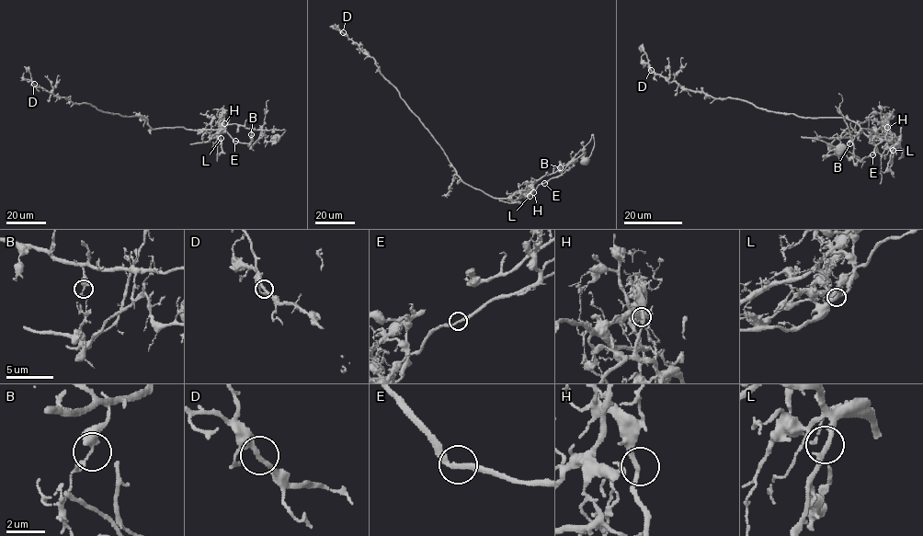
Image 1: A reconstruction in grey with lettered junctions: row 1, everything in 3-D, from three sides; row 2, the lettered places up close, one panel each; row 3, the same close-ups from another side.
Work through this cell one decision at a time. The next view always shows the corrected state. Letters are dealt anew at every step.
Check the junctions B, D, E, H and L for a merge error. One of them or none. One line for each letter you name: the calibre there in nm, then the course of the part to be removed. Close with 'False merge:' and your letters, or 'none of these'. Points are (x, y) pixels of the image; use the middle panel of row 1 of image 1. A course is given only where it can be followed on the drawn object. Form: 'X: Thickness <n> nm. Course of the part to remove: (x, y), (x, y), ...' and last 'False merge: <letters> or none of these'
B: Thickness 320 nm. Course of the part to remove: (560, 166), (559, 176), (540, 184), (524, 201), (508, 203), (499, 199)
False merge: B

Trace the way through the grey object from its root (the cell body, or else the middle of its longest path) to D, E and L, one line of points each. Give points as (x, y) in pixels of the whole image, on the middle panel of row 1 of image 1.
D: (586, 160), (592, 135), (565, 165), (522, 191), (495, 198), (472, 188), (376, 61), (343, 32)
E: (586, 160), (593, 149), (592, 135), (559, 176), (544, 183)
L: (586, 160), (593, 149), (592, 135), (565, 165), (533, 182), (533, 192), (529, 196)

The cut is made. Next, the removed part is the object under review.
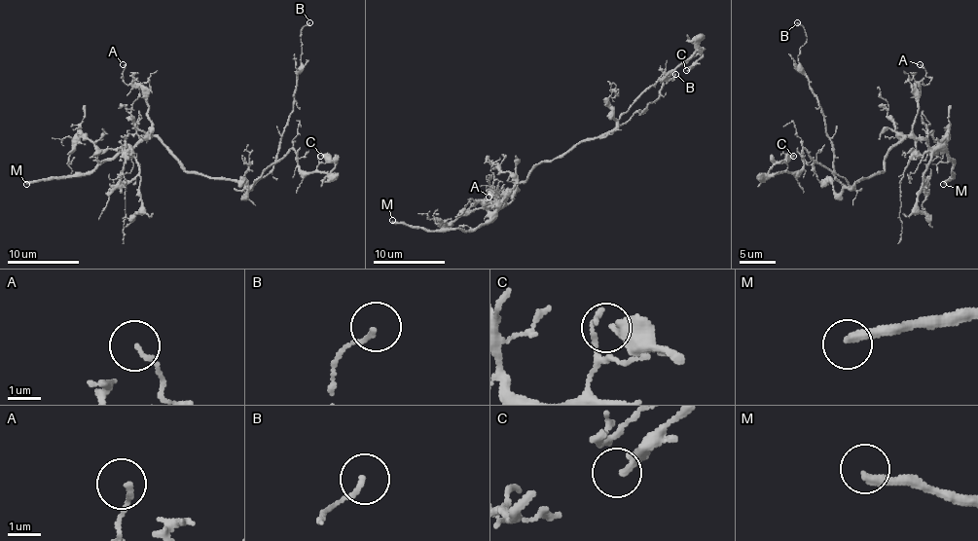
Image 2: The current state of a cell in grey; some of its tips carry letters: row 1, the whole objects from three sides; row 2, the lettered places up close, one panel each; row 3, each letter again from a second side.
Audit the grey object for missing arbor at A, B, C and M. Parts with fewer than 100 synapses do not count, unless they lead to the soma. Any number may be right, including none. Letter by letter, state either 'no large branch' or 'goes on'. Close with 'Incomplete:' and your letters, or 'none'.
A: no large branch
B: no large branch
C: no large branch
M: goes on
Incomplete: M

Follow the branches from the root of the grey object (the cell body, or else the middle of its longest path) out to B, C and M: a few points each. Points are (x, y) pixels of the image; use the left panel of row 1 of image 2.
B: (212, 177), (253, 186), (272, 168), (294, 104), (296, 74), (301, 64), (301, 29), (309, 22)
C: (212, 177), (251, 186), (290, 149), (305, 171), (335, 162), (320, 156)
M: (212, 177), (189, 171), (155, 136), (148, 136), (131, 149), (103, 160), (89, 171), (39, 179), (26, 184)

